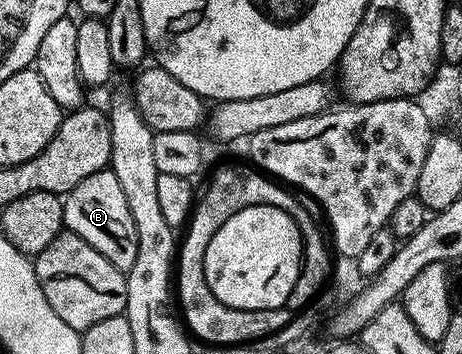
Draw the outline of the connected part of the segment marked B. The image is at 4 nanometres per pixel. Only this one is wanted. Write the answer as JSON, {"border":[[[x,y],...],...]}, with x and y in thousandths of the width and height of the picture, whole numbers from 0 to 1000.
{"border":[[[223,480],[182,503],[182,514],[141,545],[134,590],[134,630],[149,653],[182,672],[182,684],[190,684],[199,706],[216,706],[216,718],[225,718],[225,729],[234,729],[234,740],[242,740],[242,751],[251,751],[262,768],[281,766],[294,740],[299,703],[294,627],[286,627],[286,593],[277,593],[277,571],[251,492]]]}

